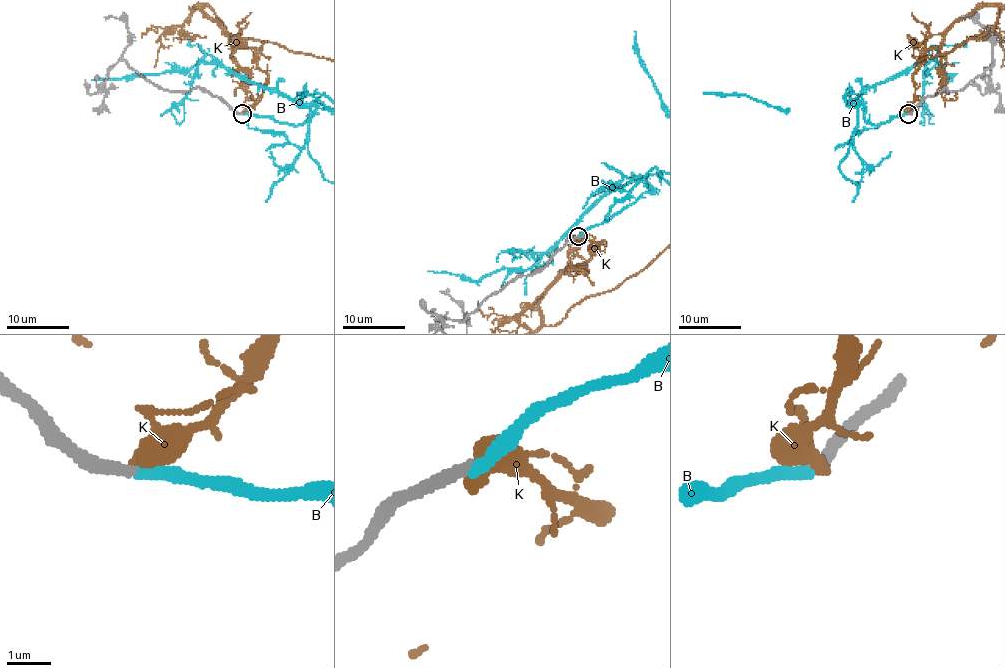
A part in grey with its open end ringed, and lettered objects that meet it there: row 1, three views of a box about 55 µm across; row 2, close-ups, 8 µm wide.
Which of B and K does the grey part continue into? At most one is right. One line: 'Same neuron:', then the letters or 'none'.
Same neuron: B

